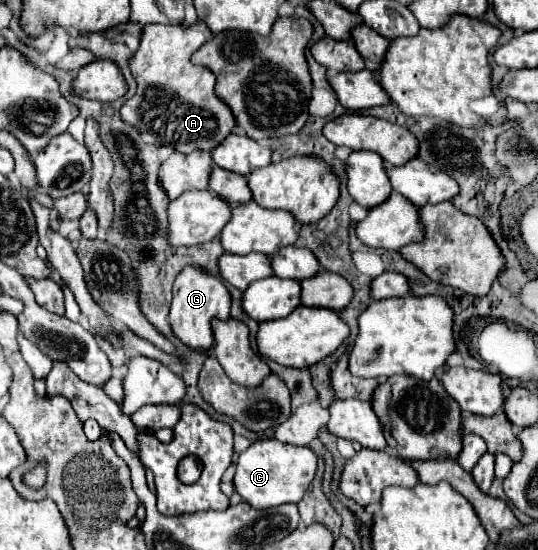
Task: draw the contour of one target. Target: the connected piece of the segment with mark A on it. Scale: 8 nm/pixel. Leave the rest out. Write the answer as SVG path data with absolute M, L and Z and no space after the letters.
M202 21L192 25L190 29L182 29L180 25L144 25L140 35L140 47L138 51L128 59L130 71L138 83L136 95L130 97L122 109L120 117L136 127L144 137L148 137L154 145L170 145L176 153L192 153L192 151L212 151L226 139L226 135L232 133L236 121L232 111L226 103L222 103L214 95L216 75L200 65L190 63L190 55L208 39L212 39L212 33L204 27Z

